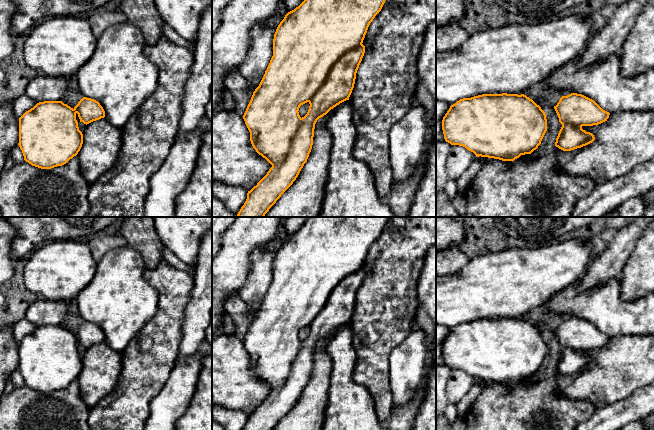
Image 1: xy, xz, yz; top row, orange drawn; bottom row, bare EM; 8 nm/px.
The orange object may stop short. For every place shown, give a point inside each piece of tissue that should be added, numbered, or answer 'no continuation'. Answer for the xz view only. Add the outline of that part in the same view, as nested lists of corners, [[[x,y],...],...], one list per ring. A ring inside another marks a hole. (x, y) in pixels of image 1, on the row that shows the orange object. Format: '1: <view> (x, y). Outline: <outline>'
no continuation

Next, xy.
no continuation

